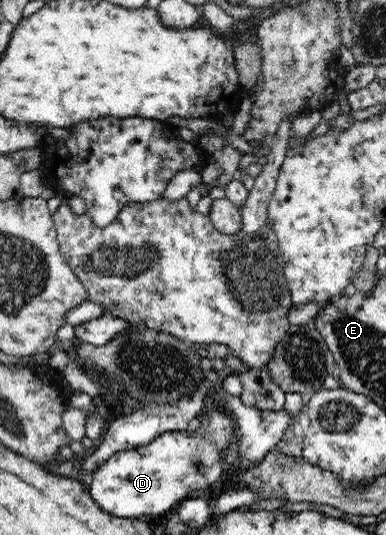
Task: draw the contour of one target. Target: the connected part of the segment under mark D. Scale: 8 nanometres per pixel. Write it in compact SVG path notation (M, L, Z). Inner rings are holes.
M219 406L211 412L199 413L198 419L201 426L193 432L169 430L145 446L116 452L104 460L87 484L88 493L95 500L95 504L102 508L103 512L113 516L137 519L143 514L158 515L170 508L176 508L179 503L189 498L190 494L204 490L209 484L222 480L222 468L226 463L222 459L222 450L233 437L239 434L237 418L229 408Z

